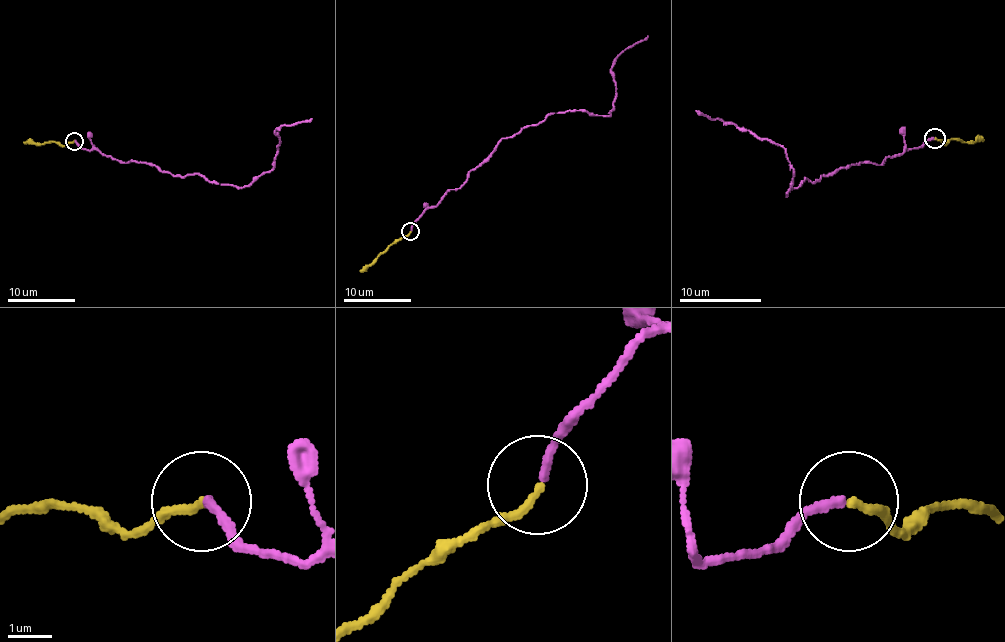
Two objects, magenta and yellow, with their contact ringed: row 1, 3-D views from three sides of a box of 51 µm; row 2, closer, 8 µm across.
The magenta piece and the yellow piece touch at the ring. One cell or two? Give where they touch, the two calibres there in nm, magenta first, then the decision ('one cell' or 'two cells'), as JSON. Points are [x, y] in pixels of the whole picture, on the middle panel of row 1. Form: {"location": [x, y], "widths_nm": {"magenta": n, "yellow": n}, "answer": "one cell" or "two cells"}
{"location": [410, 231], "widths_nm": {"magenta": 190, "yellow": 180}, "answer": "one cell"}

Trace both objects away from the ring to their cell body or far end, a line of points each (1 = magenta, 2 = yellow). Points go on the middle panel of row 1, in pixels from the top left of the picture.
1: (410, 231), (503, 138), (551, 113), (608, 115), (615, 81), (610, 68), (647, 36)
2: (410, 231), (395, 239), (360, 271)

